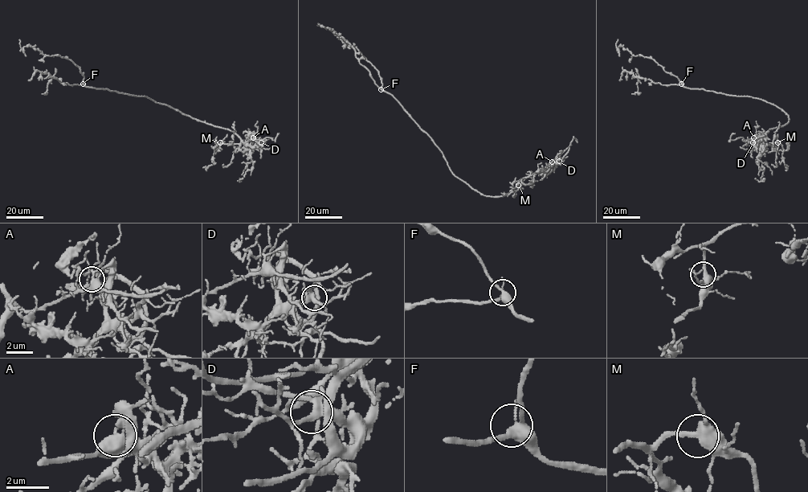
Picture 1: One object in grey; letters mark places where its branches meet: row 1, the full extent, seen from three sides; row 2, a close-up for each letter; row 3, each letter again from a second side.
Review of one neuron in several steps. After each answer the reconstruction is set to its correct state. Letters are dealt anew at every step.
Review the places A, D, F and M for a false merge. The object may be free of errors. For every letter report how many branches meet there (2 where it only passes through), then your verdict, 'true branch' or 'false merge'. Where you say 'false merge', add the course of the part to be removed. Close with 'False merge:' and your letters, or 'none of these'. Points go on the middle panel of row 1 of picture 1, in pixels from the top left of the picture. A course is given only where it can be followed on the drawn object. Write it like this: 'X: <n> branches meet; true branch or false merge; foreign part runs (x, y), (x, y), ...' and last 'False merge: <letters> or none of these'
A: 4 branches meet; false merge; foreign part runs (552, 161), (554, 166), (569, 148)
D: 4 branches meet; true branch
F: 4 branches meet; true branch
M: 4 branches meet; true branch
False merge: A

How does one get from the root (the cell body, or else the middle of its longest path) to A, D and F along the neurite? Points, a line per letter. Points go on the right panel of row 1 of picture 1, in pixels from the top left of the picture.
A: (744, 96), (761, 99), (775, 105), (789, 118), (785, 125), (767, 131), (763, 142), (753, 137)
D: (744, 96), (761, 99), (775, 105), (789, 118), (785, 125), (767, 131), (761, 145), (756, 147), (752, 142)
F: (744, 96), (690, 88), (681, 84)

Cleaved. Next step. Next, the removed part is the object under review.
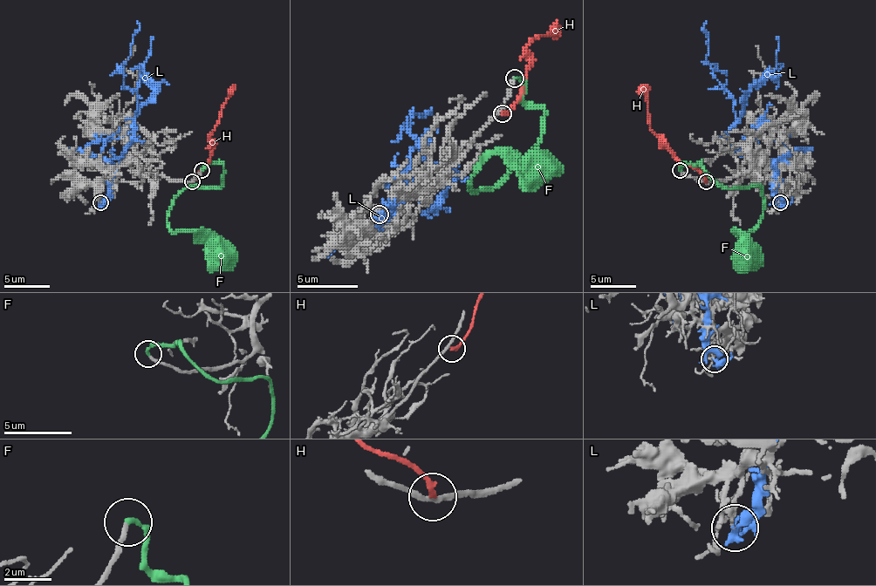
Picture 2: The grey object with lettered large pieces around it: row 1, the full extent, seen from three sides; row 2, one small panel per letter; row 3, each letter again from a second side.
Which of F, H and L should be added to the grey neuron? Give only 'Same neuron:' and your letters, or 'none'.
Same neuron: F

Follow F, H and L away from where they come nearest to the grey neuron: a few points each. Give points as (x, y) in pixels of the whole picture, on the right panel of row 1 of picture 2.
F: (679, 170), (699, 164), (731, 188), (758, 187), (756, 225), (735, 231), (751, 259), (747, 270)
H: (706, 181), (694, 168), (683, 164), (649, 127), (647, 89), (643, 85)
L: (781, 202), (774, 166), (740, 154), (727, 139), (735, 120), (733, 98), (720, 85), (706, 59), (706, 21)

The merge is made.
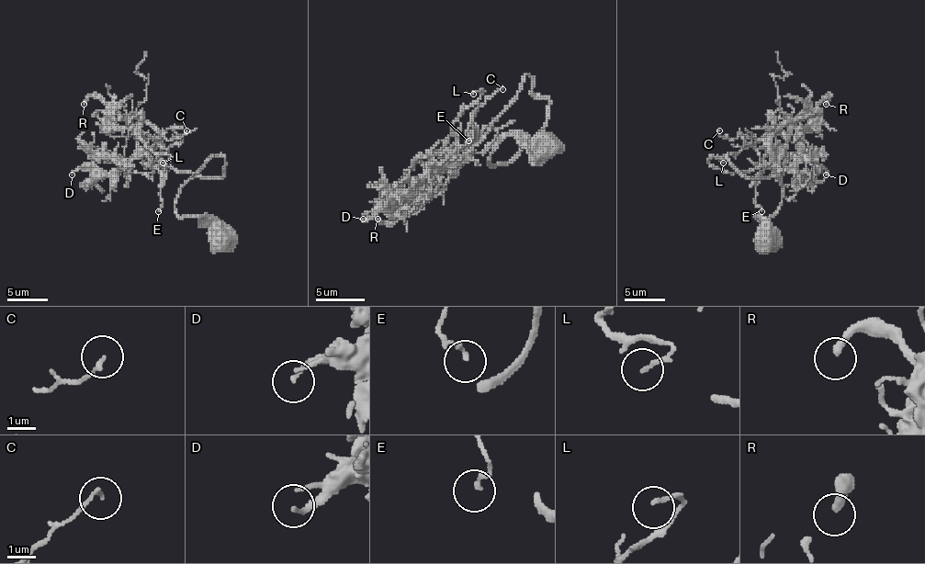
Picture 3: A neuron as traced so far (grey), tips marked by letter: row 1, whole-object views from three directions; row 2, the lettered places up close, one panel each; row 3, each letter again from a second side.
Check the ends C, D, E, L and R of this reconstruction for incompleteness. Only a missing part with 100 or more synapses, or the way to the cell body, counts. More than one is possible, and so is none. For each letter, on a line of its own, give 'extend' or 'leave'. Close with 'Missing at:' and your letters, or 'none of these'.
C: leave
D: leave
E: leave
L: leave
R: extend
Missing at: R

